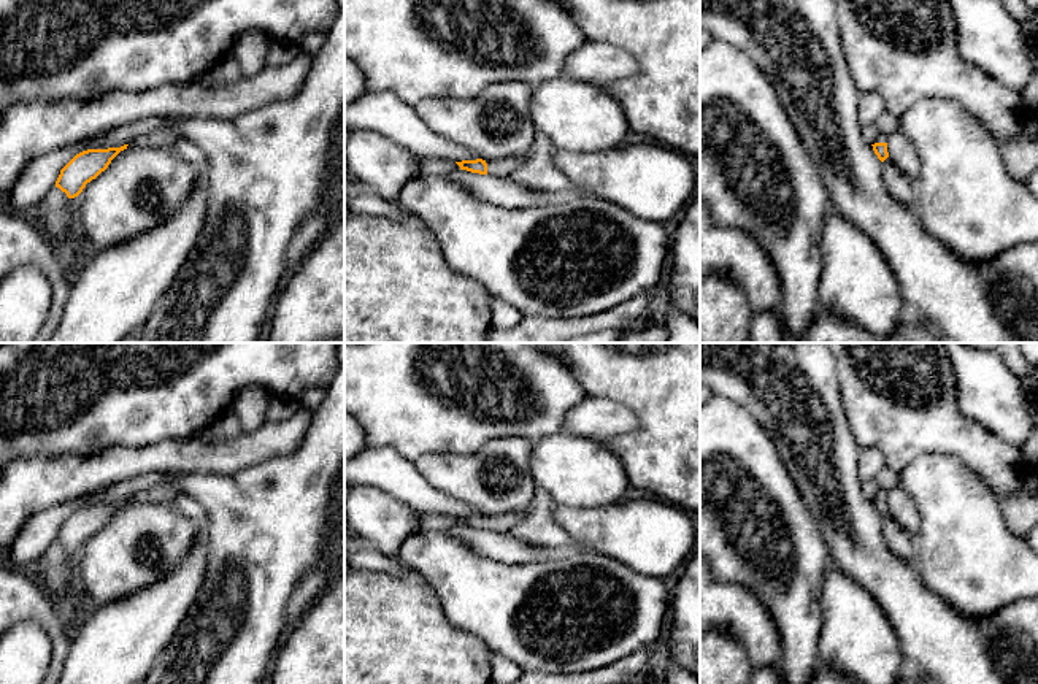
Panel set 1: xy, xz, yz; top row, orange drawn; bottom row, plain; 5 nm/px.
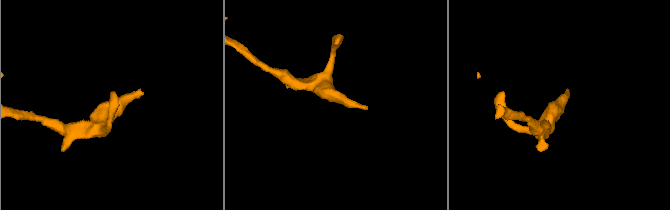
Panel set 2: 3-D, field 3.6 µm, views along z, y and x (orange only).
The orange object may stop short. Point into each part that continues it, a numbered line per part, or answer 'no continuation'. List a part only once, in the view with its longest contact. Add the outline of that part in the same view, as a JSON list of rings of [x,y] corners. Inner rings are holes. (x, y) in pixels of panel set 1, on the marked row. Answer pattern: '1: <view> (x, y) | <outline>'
1: xz (500, 169) | [[[486,160],[487,163],[487,175],[495,178],[506,178],[513,171],[516,171],[524,160]]]

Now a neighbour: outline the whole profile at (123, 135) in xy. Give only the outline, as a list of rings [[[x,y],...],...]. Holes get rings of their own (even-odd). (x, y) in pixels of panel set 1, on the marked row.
[[[183,116],[148,117],[127,125],[121,125],[108,132],[105,136],[98,138],[94,144],[89,144],[89,149],[121,148],[124,144],[129,144],[138,135],[149,133],[165,125],[176,125],[181,121],[184,121]]]

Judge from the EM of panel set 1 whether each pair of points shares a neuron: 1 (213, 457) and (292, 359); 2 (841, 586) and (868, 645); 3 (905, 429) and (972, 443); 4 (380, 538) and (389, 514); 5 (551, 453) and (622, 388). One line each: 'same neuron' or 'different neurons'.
1: different neurons
2: same neuron
3: same neuron
4: same neuron
5: different neurons

